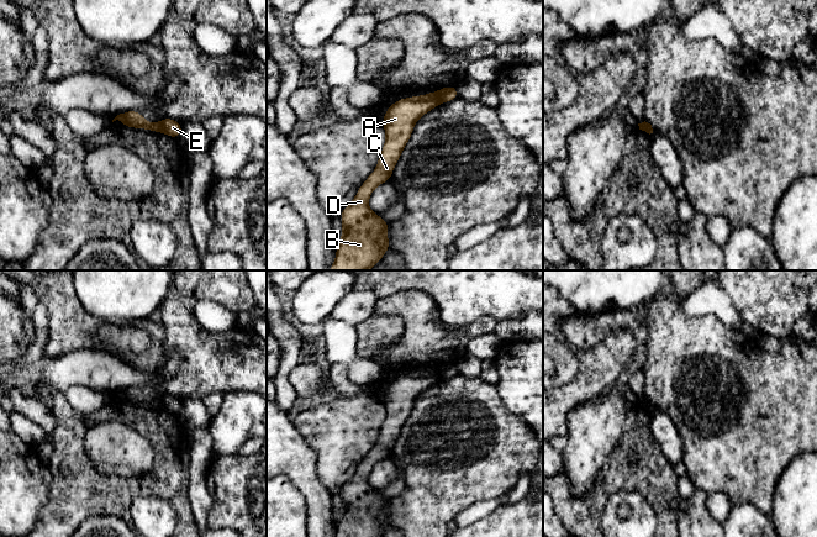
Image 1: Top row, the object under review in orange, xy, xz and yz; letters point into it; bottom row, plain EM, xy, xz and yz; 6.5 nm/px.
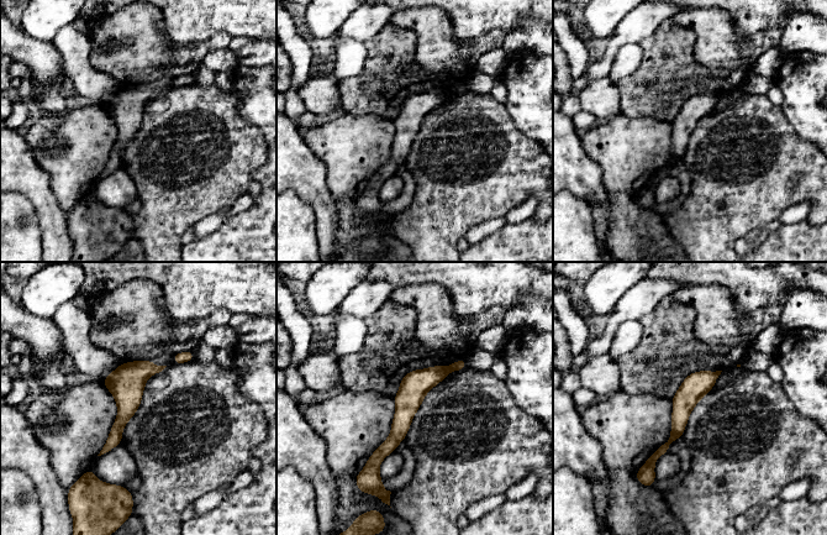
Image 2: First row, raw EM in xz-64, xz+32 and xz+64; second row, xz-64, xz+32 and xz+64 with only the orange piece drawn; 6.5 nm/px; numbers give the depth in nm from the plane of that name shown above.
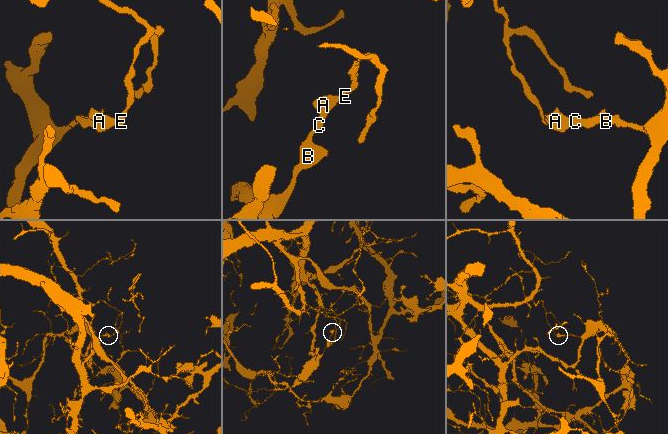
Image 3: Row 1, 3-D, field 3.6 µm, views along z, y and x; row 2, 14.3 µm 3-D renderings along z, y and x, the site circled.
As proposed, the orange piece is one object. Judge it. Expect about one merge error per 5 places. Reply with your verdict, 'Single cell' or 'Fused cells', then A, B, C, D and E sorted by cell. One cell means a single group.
Fused cells. Groups: A B C D / E

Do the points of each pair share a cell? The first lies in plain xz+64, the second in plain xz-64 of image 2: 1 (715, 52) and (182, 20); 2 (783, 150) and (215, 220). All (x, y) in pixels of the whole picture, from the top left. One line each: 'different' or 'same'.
1: different
2: different

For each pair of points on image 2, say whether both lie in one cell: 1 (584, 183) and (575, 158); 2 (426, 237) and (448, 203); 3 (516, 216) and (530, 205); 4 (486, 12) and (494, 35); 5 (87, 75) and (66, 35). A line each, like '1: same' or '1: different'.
1: same
2: same
3: same
4: different
5: same

